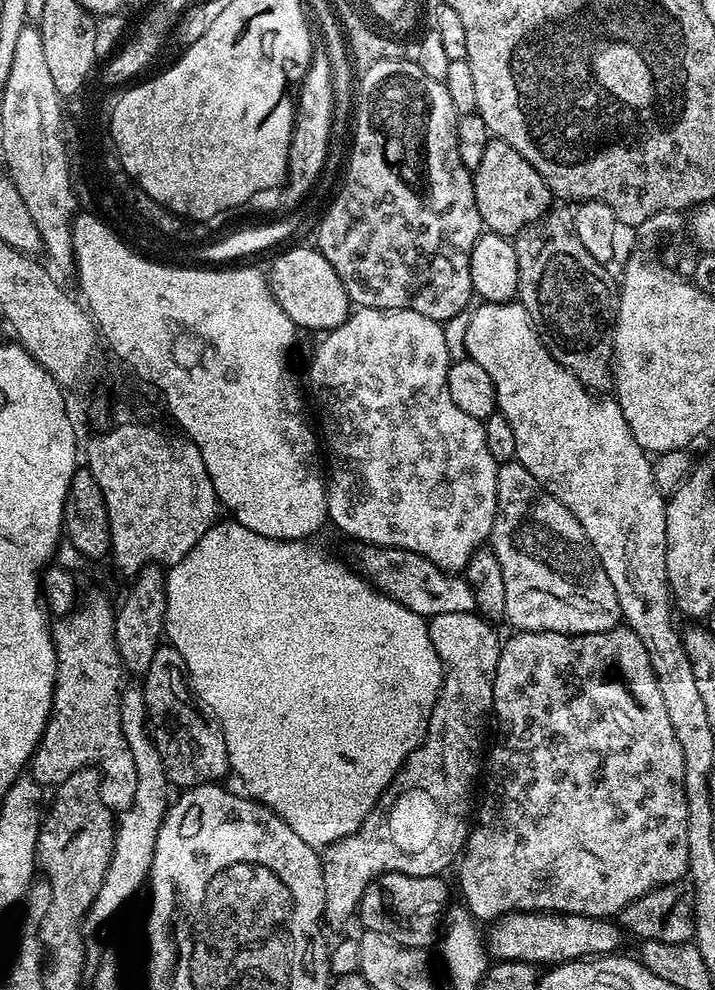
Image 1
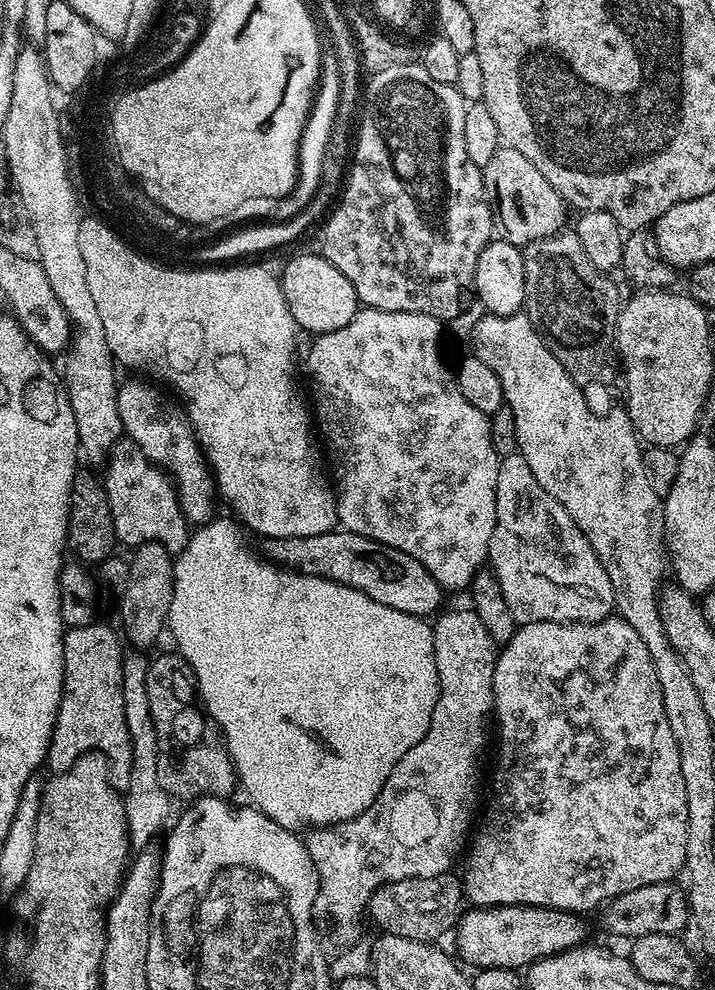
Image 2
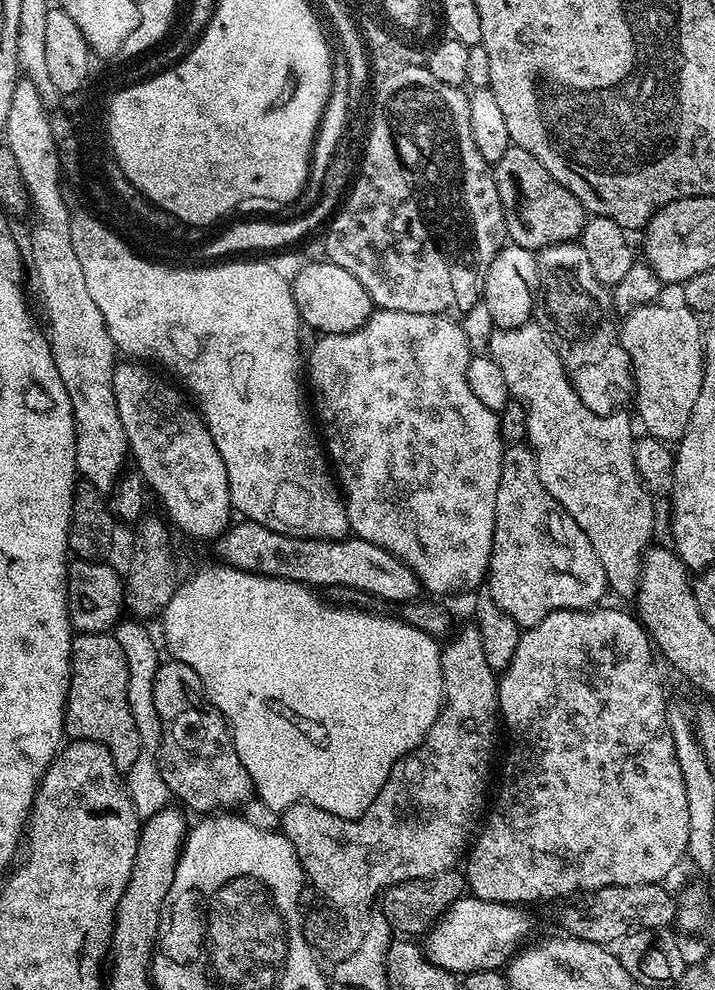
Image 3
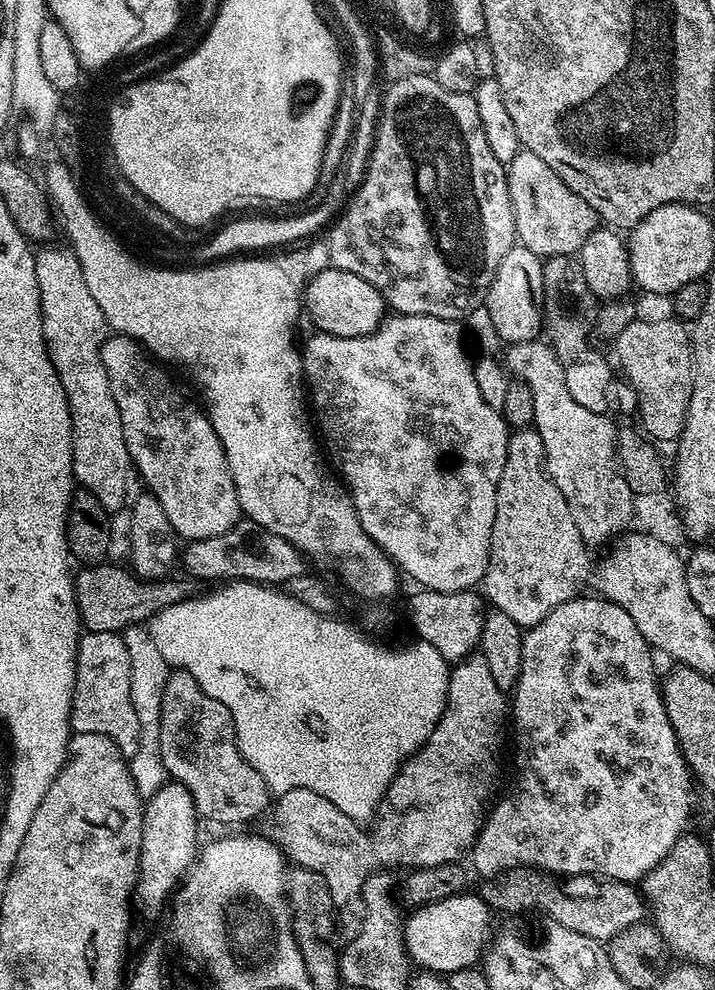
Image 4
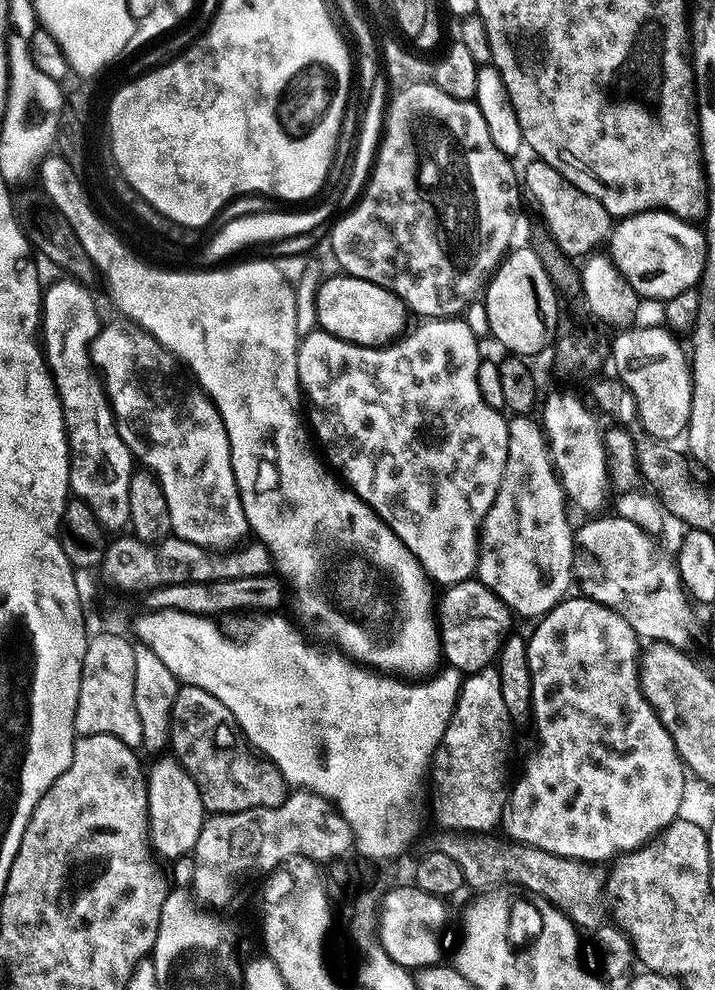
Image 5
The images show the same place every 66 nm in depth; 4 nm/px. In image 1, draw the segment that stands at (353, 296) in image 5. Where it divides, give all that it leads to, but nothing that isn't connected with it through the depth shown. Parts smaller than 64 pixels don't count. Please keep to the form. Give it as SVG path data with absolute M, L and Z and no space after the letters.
M315 247L286 249L266 275L278 306L286 310L297 329L313 328L316 334L323 334L350 315L350 301L334 266Z

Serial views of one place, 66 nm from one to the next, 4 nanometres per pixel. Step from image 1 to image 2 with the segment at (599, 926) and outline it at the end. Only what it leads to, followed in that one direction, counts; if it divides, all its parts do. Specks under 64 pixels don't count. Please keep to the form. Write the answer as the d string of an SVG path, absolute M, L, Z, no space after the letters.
M503 904L491 910L472 910L464 917L459 917L454 933L460 937L456 948L460 951L459 959L473 964L473 969L482 968L511 968L513 970L527 969L528 965L538 962L547 956L557 956L571 948L581 947L588 936L588 924L583 915L558 910L557 908L543 908L542 906L526 906L525 904Z

